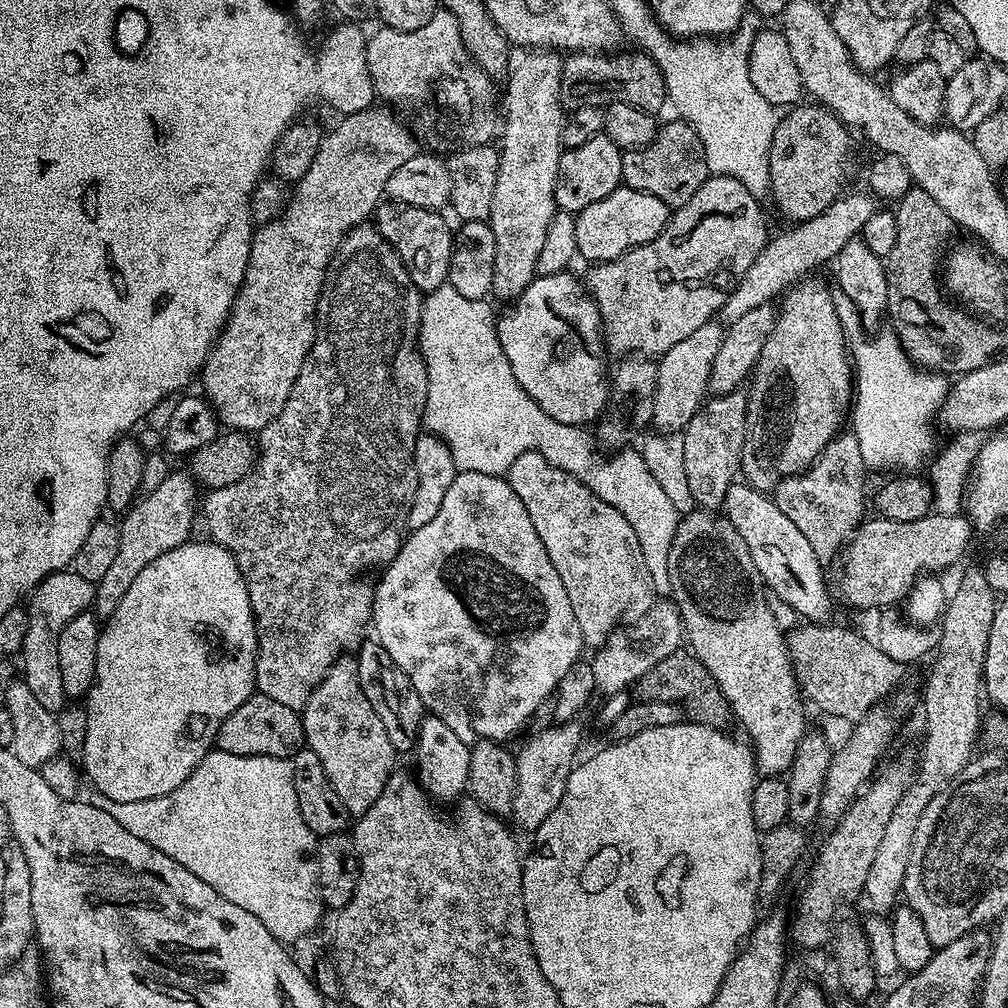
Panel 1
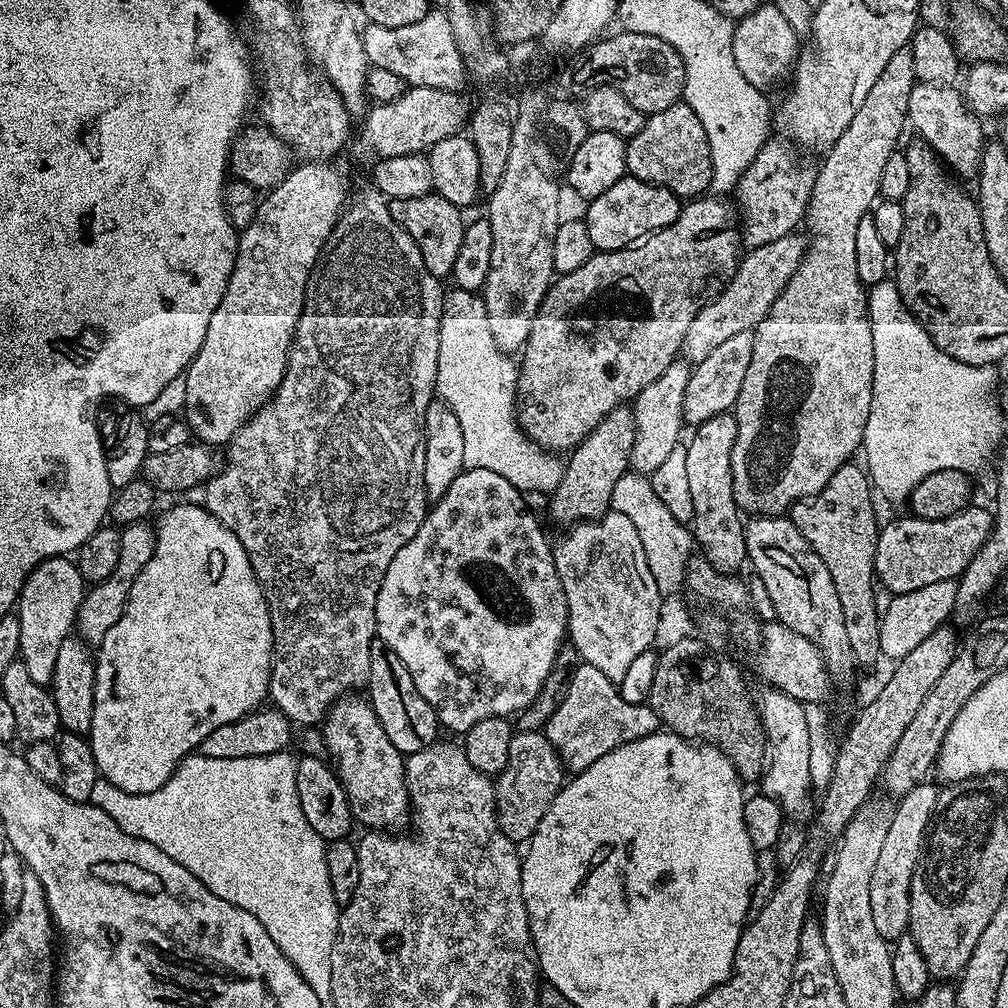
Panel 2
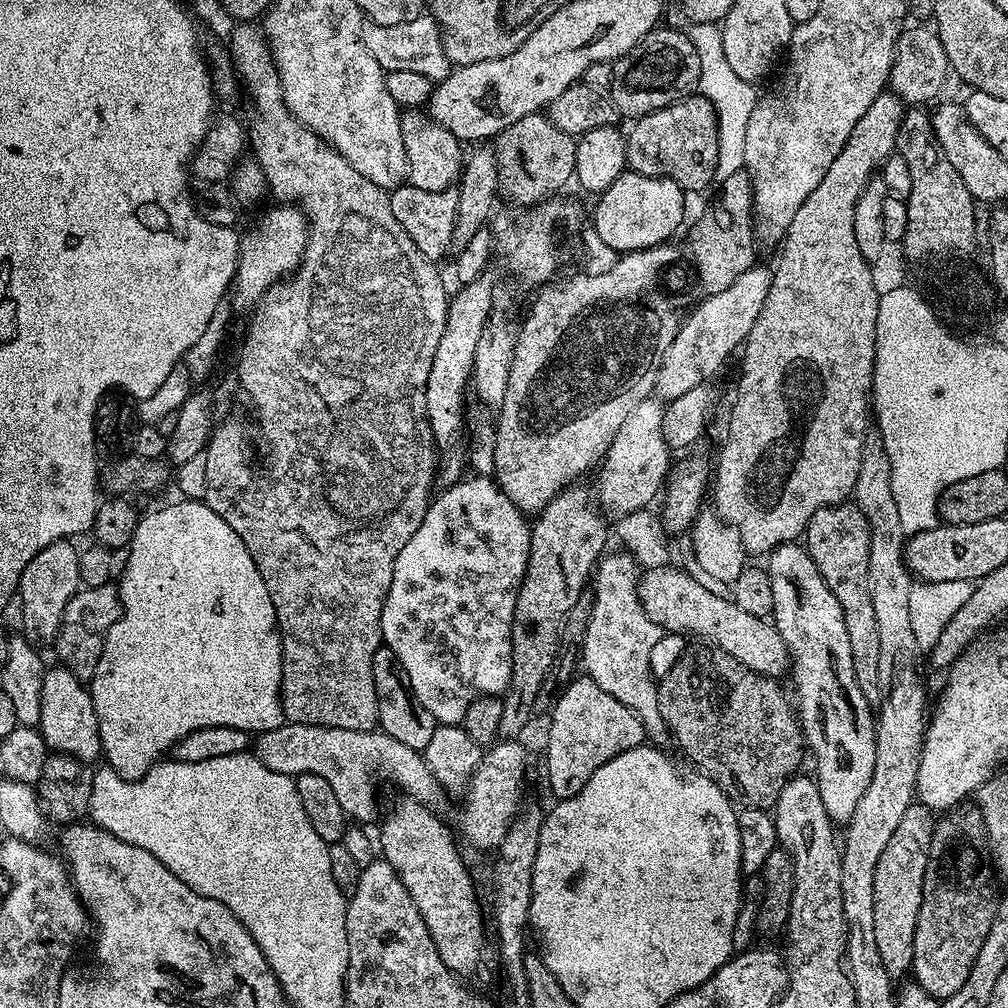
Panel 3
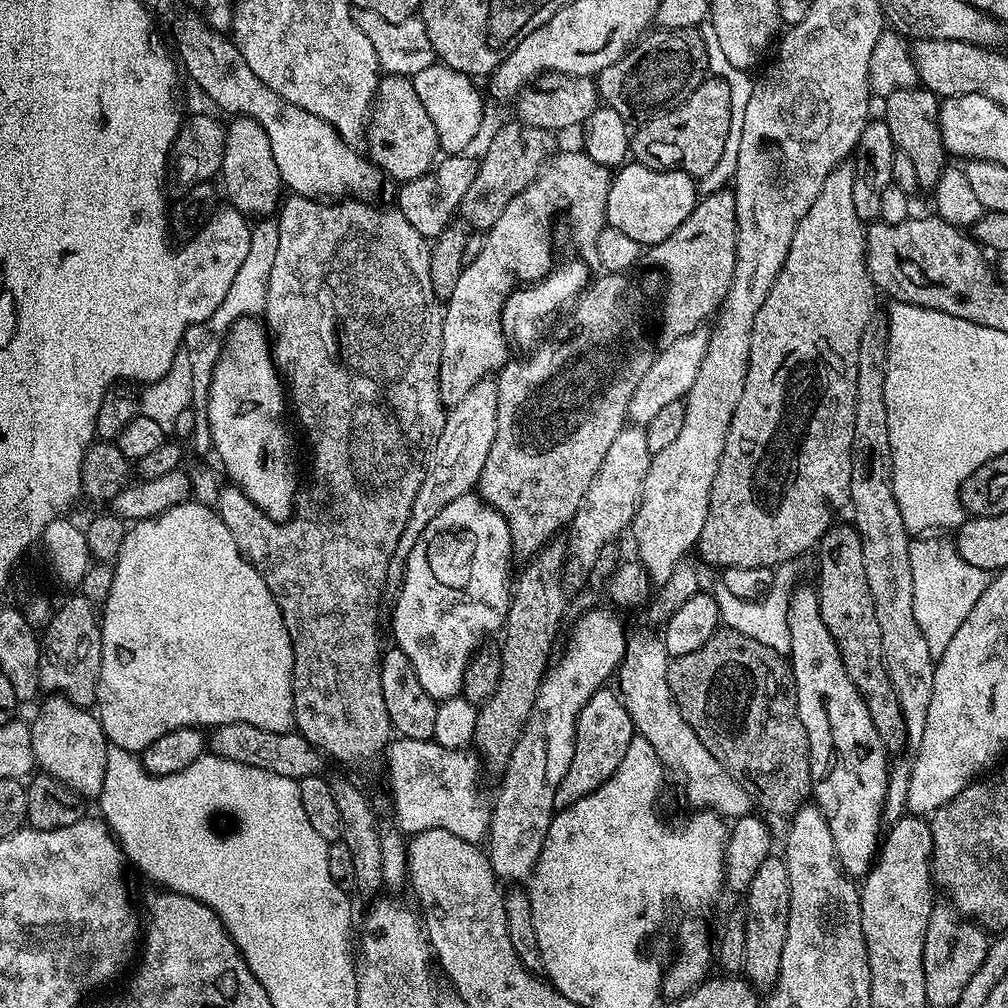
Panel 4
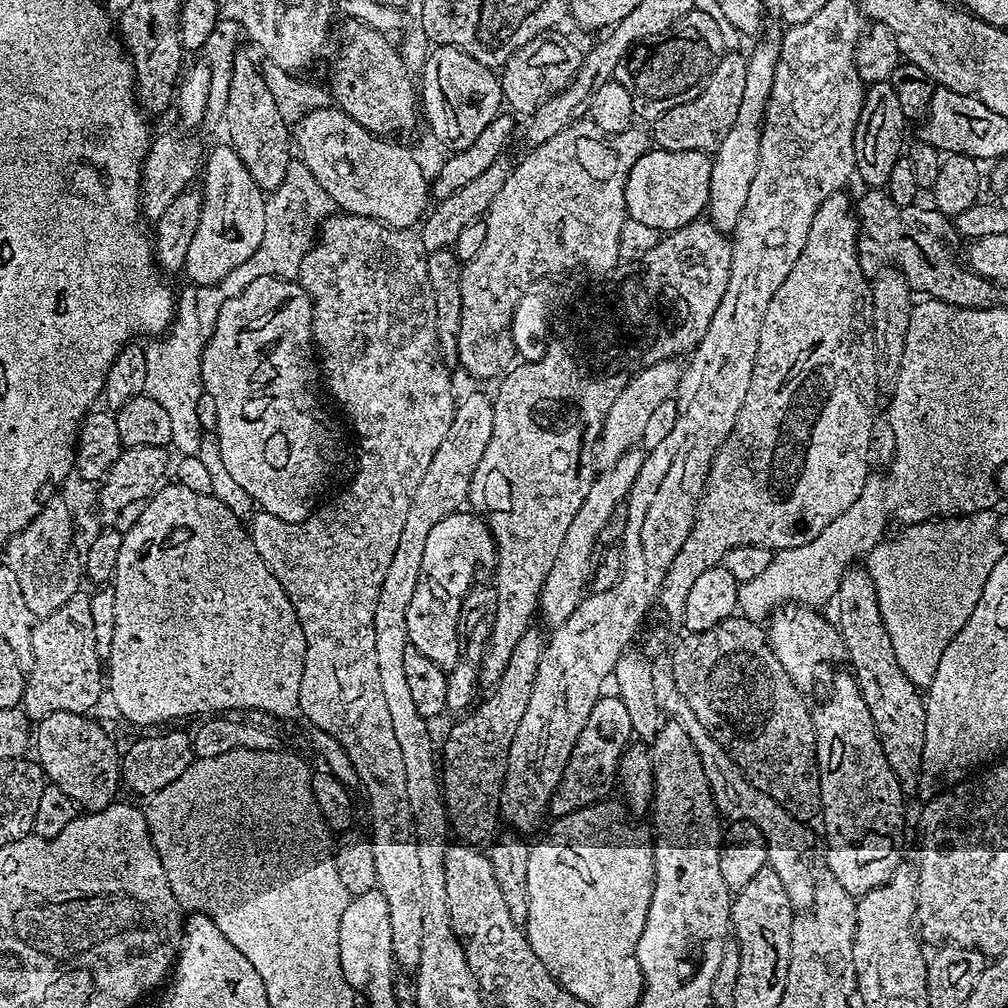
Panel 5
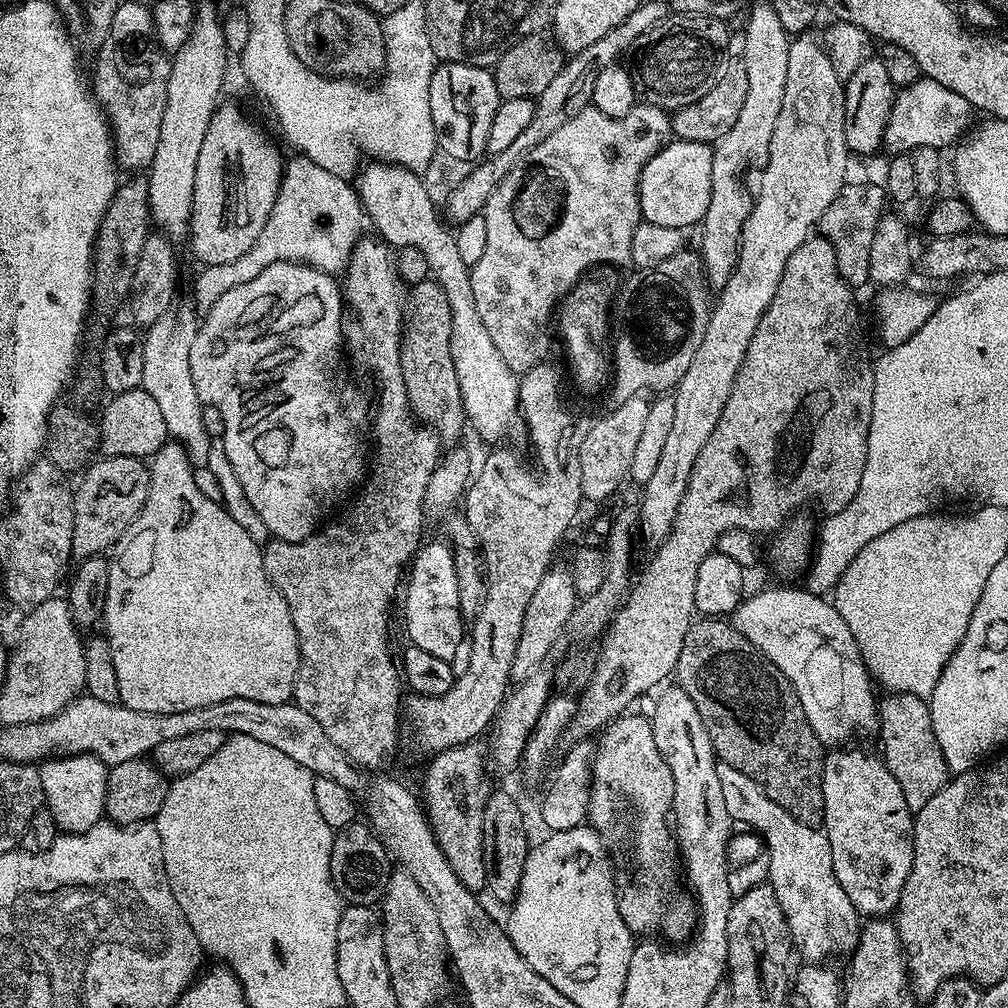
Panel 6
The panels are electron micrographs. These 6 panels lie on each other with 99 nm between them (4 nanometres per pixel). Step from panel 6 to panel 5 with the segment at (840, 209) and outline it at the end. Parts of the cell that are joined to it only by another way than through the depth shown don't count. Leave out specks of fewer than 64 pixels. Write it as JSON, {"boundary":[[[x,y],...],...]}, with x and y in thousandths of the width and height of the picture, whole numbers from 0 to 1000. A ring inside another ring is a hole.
{"boundary":[[[861,188],[856,192],[858,194],[853,199],[851,197],[848,199],[847,214],[851,219],[849,255],[851,264],[857,269],[858,274],[865,276],[878,263],[888,264],[894,271],[899,272],[900,283],[906,291],[918,290],[916,292],[918,295],[933,298],[936,302],[944,302],[947,306],[978,306],[985,301],[985,283],[967,270],[960,269],[959,265],[954,264],[953,259],[951,262],[944,255],[944,250],[937,238],[937,221],[938,221],[937,214],[928,208],[908,210],[908,205],[889,203],[873,188]]]}

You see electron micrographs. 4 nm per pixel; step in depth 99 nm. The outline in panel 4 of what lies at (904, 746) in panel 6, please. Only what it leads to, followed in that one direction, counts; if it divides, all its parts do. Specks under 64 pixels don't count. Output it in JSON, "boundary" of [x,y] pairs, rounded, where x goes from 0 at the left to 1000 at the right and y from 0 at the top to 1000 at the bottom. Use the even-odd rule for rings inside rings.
{"boundary":[[[829,518],[822,523],[812,541],[813,548],[813,608],[815,617],[823,625],[833,646],[843,677],[855,688],[859,704],[863,704],[863,716],[871,724],[878,743],[888,748],[899,738],[895,700],[891,700],[891,688],[883,681],[883,673],[875,657],[875,624],[871,621],[871,609],[867,605],[867,593],[859,577],[859,562],[855,558],[855,534],[844,519]]]}

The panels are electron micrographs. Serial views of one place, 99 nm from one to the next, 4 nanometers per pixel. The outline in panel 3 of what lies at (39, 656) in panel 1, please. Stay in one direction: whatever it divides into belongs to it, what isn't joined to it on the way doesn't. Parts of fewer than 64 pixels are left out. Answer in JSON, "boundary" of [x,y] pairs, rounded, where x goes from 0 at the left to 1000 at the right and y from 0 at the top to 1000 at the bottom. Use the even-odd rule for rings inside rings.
{"boundary":[[[68,535],[59,536],[39,547],[26,562],[20,571],[20,580],[17,583],[18,597],[22,599],[22,624],[25,634],[35,639],[42,637],[53,638],[61,621],[62,609],[69,593],[78,586],[81,576],[77,558],[79,550],[76,541],[71,541]]]}

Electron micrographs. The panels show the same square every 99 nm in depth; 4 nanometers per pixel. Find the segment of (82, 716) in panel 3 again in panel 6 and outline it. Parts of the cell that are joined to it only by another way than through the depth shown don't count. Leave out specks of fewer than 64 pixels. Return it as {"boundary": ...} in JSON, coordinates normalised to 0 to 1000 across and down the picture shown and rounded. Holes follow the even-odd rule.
{"boundary":[[[60,748],[48,752],[39,759],[44,795],[48,806],[54,808],[54,815],[61,826],[84,825],[89,819],[100,816],[104,813],[105,788],[107,787],[108,759],[103,758],[96,750],[86,748]]]}

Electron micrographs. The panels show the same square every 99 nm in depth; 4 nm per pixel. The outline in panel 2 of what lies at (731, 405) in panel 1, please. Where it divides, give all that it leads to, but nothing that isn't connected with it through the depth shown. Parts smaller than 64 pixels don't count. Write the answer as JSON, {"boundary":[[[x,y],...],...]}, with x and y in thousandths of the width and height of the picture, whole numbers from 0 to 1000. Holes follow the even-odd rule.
{"boundary":[[[727,410],[710,412],[703,419],[694,421],[689,429],[681,442],[682,475],[688,508],[688,533],[693,545],[695,542],[699,555],[713,567],[728,569],[741,555],[738,516],[727,490],[726,454],[731,438],[731,417]]]}

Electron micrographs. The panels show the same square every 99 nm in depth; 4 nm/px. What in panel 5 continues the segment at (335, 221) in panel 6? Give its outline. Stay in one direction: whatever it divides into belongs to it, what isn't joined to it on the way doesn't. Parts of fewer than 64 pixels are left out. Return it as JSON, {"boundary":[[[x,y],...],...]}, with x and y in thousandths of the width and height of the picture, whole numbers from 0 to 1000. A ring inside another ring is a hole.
{"boundary":[[[300,165],[288,166],[283,179],[270,188],[265,196],[267,198],[264,198],[261,203],[260,240],[256,240],[252,252],[248,252],[248,256],[244,256],[240,264],[234,264],[228,272],[224,272],[224,276],[220,276],[215,282],[205,283],[197,291],[196,312],[202,319],[213,317],[219,304],[228,296],[240,292],[240,288],[244,288],[244,284],[248,284],[253,278],[259,278],[265,274],[282,276],[287,273],[285,270],[297,271],[302,253],[312,245],[315,227],[318,225],[317,217],[324,212],[327,202],[321,191],[313,186],[313,180],[307,177],[304,168]]]}

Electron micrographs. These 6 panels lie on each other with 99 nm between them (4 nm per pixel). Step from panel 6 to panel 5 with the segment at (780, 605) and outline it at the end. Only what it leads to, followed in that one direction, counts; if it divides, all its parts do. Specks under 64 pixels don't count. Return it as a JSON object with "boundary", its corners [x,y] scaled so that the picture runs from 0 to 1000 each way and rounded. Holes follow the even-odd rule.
{"boundary":[[[779,600],[763,612],[760,621],[760,634],[766,648],[791,679],[797,678],[808,662],[838,652],[832,624],[810,607],[813,606],[798,601]]]}

